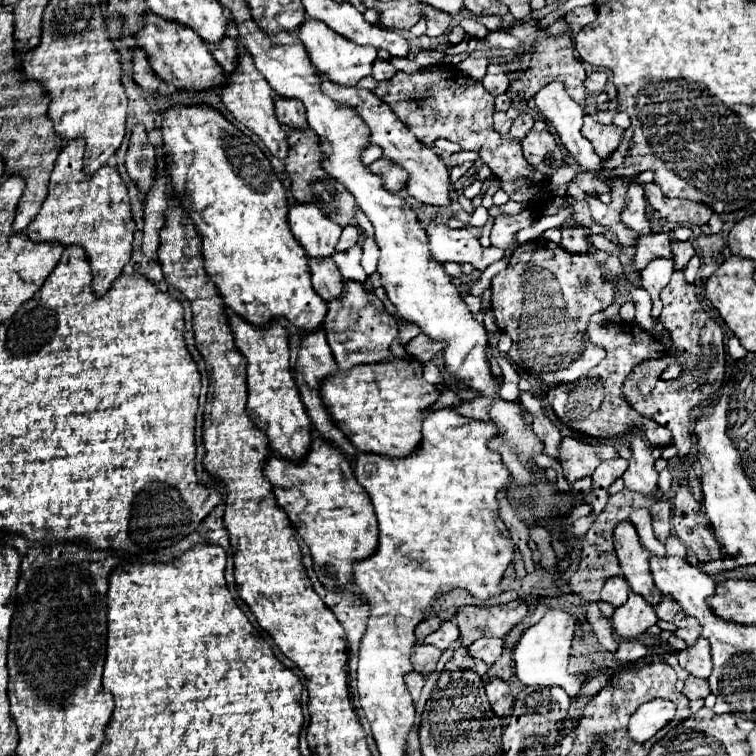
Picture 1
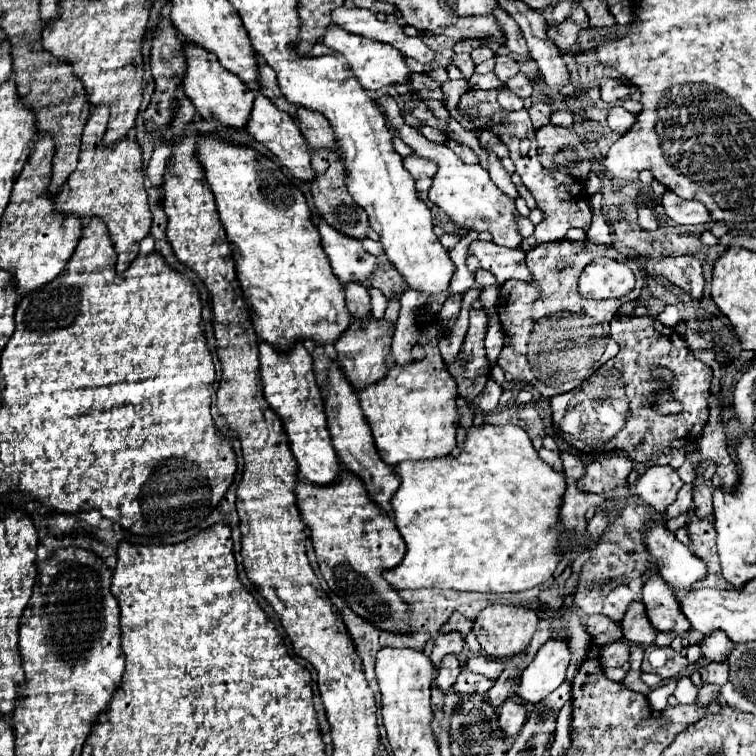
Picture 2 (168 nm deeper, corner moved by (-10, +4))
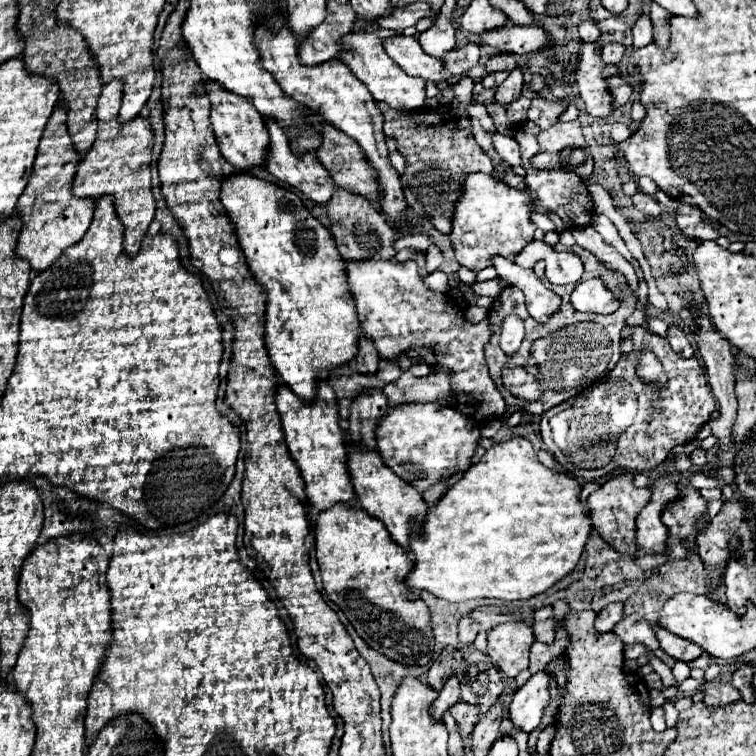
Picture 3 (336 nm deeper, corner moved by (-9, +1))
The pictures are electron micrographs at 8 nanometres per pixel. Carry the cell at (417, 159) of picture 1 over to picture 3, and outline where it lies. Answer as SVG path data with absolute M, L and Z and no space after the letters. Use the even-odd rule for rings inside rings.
M474 173L464 181L462 199L456 205L454 229L450 233L450 243L456 255L456 261L472 271L480 271L492 265L492 257L514 259L534 235L534 225L530 221L536 199L528 191L512 189L500 181L494 181L492 175Z

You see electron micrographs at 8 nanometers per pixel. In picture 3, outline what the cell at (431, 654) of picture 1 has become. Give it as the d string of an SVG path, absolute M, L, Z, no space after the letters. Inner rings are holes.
M450 677L450 679L446 681L444 689L440 691L438 699L436 699L434 705L432 705L432 719L434 719L434 721L442 721L444 713L446 713L452 705L456 705L458 701L460 701L460 683L458 683L456 677Z

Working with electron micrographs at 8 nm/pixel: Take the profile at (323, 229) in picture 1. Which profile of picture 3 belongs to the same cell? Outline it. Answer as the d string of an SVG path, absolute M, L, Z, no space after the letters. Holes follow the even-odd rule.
M346 261L348 285L358 307L364 337L370 339L382 359L396 361L400 355L420 359L450 373L450 393L442 401L446 407L462 409L462 401L472 395L472 415L478 421L500 419L506 403L488 375L484 345L490 339L488 321L468 323L464 311L446 293L432 291L418 275L416 261ZM430 349L430 351L424 351Z

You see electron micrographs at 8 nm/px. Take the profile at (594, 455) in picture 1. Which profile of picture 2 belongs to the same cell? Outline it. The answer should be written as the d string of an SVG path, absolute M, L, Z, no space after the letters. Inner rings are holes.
M623 452L605 454L601 460L593 460L585 466L583 478L577 486L583 492L603 492L611 500L621 500L629 496L627 476L633 470L633 460L627 458Z

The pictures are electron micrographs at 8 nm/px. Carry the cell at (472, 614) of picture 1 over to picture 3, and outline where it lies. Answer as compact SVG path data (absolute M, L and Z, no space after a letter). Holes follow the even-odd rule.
M502 623L488 633L488 657L508 677L516 677L528 667L528 649L534 643L530 625Z

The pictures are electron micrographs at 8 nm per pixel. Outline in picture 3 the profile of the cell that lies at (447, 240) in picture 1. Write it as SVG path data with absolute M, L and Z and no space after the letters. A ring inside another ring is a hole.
M494 257L494 269L498 271L500 279L522 289L522 293L526 295L528 313L538 323L546 323L554 313L560 311L560 303L562 303L560 295L546 289L546 285L536 277L532 269L522 269L514 261L500 257Z

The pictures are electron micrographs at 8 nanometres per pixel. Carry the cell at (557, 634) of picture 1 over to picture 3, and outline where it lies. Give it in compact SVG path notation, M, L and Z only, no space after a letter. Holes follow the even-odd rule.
M544 670L530 677L530 681L516 691L508 709L508 719L516 729L530 733L540 725L542 711L550 699L548 683L550 683L550 675L546 675Z

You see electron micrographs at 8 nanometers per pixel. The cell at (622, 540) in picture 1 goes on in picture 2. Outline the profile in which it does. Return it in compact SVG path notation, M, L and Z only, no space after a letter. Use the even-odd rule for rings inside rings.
M655 568L645 572L641 598L647 608L647 616L657 630L673 630L677 636L685 638L685 632L691 626L681 612L675 592L667 586L667 582L663 582L663 578L659 578L659 572Z

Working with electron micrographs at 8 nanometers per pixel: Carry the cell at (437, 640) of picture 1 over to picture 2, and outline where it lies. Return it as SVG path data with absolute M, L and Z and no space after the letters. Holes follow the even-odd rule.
M447 632L435 638L435 646L431 652L431 660L435 666L441 664L441 658L445 654L459 654L463 650L463 634L459 632Z

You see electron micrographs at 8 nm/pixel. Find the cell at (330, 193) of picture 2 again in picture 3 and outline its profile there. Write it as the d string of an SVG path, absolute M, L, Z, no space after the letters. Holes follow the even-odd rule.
M336 189L334 197L326 205L330 217L330 231L334 235L336 247L346 261L364 261L364 259L392 259L396 255L394 241L398 233L394 233L392 225L386 221L382 213L376 213L372 203L364 197L358 197L346 189Z

